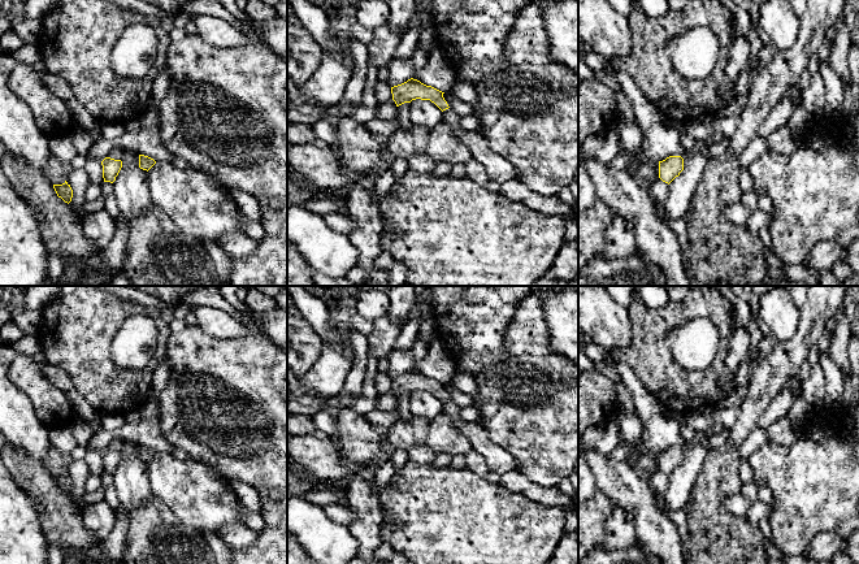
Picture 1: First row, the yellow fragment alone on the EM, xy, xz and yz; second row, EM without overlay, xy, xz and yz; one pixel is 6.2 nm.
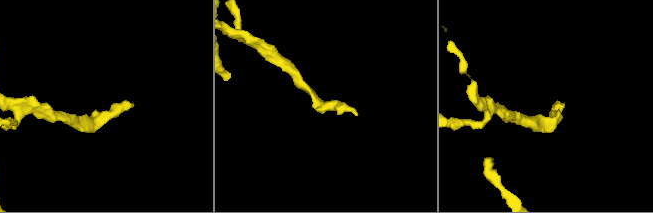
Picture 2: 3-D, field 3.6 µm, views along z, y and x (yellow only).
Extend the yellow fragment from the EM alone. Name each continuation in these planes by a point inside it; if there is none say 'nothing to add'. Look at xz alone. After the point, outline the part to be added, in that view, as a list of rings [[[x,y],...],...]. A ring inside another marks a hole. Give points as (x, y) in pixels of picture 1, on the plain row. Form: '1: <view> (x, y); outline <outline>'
1: xz (497, 458); outline [[[451,399],[443,402],[443,413],[452,418],[457,430],[470,441],[473,450],[485,457],[494,473],[520,472],[517,461],[503,447],[493,442],[478,422],[465,421],[460,416],[460,407]]]

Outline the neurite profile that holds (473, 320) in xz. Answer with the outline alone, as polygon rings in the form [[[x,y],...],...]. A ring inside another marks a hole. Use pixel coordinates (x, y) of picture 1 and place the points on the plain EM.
[[[422,286],[429,288],[433,296],[434,320],[455,356],[455,372],[467,372],[473,378],[486,368],[498,365],[507,359],[504,346],[506,331],[513,318],[520,301],[530,295],[530,286]]]

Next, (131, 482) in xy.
[[[125,441],[122,459],[113,473],[113,485],[126,512],[143,506],[152,495],[147,461],[139,459],[139,446]]]

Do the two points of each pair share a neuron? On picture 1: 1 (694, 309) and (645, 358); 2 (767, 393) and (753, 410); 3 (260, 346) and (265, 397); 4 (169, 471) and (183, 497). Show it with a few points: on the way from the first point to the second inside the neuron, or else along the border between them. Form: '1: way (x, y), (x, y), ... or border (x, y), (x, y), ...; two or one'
1: way (679, 312), (649, 342); one
2: way (763, 397), (754, 406); one
3: way (260, 359), (260, 384); one
4: way (170, 477), (183, 490); one

